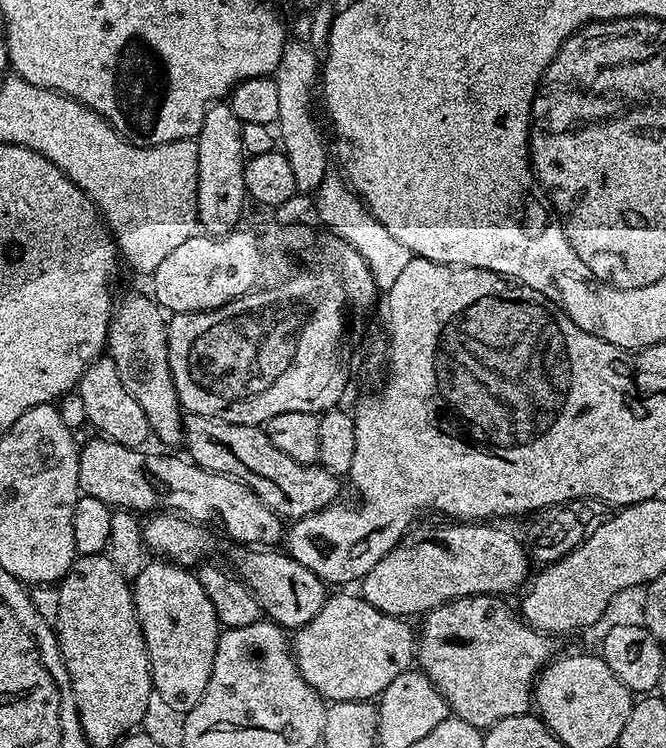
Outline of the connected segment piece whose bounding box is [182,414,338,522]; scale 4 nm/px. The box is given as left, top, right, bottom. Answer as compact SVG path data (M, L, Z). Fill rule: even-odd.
M188 414L184 417L182 444L183 447L188 447L189 453L187 452L187 455L192 463L211 472L226 474L230 478L242 481L250 490L254 490L254 494L258 494L260 501L271 512L281 518L295 522L304 516L312 516L315 512L321 512L322 509L337 503L336 484L338 484L338 477L316 464L294 462L294 458L290 458L290 454L282 454L282 450L278 450L278 446L274 446L274 442L270 442L268 433L263 427L254 424L231 424L221 420L212 420L208 416Z

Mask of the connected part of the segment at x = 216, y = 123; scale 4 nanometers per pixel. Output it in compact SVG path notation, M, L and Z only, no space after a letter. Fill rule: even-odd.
M217 102L202 118L202 130L194 138L198 146L198 206L199 227L209 236L222 237L237 231L240 215L246 205L244 166L246 153L242 146L244 125L234 114L231 103Z

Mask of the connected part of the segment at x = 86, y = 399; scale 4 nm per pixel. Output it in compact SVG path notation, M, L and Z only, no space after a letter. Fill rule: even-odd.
M97 358L87 365L80 375L78 395L82 398L82 406L86 406L86 421L97 428L101 437L118 442L127 448L143 449L150 440L146 414L142 414L142 406L130 398L130 390L122 386L122 378L118 378L118 370L111 358Z

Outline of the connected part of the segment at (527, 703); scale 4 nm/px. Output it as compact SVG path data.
M461 596L438 606L433 612L423 613L420 628L418 624L415 663L419 671L442 694L451 715L481 730L502 722L502 718L529 715L534 704L534 685L553 659L553 637L531 628L523 616L513 609L512 613L502 601L500 596Z

